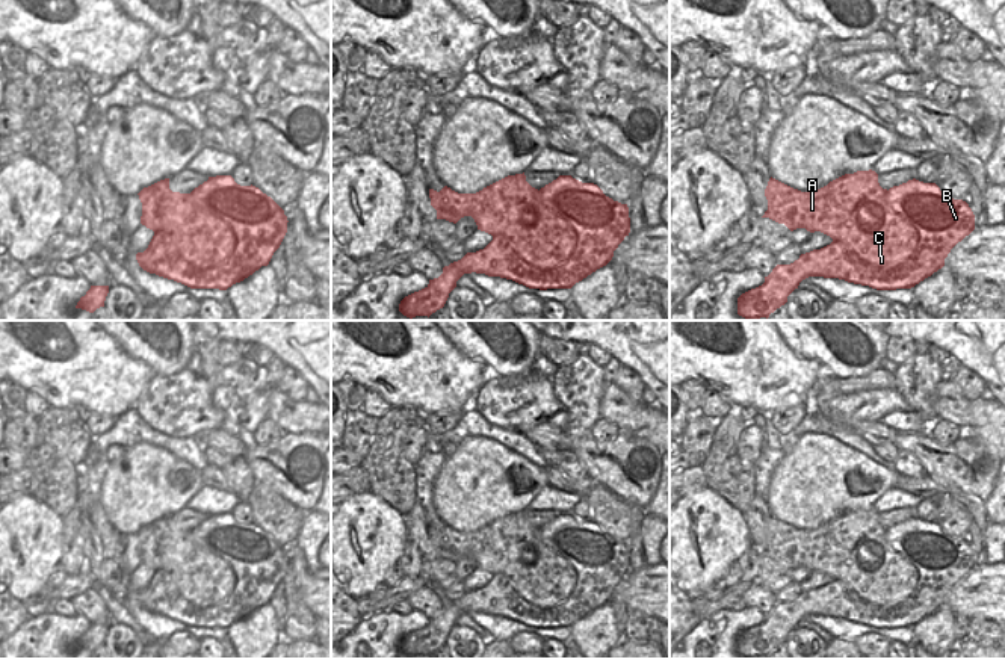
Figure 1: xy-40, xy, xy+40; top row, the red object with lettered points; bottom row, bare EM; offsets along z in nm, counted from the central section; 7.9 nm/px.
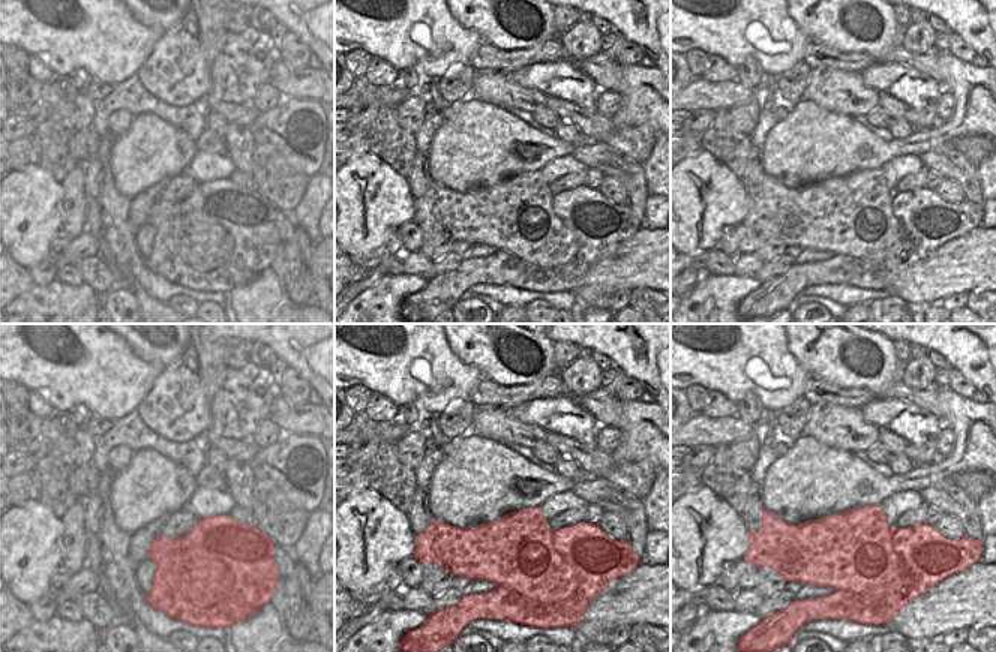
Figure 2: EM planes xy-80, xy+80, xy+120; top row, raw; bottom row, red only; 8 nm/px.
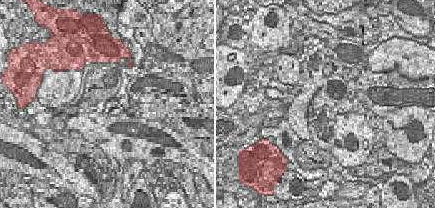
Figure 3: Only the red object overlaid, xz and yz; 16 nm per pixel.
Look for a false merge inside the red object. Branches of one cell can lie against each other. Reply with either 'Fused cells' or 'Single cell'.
Fused cells.

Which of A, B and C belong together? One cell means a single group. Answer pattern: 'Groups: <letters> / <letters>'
Groups: A C / B.

